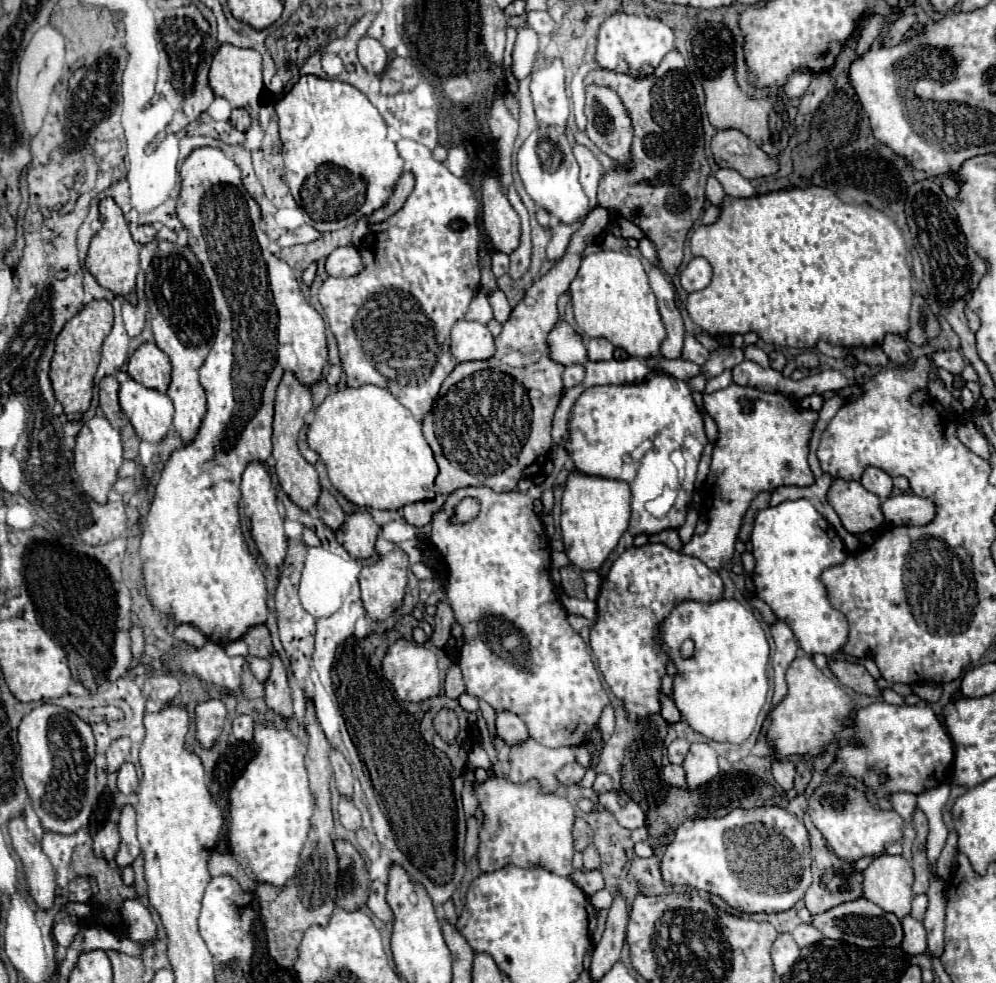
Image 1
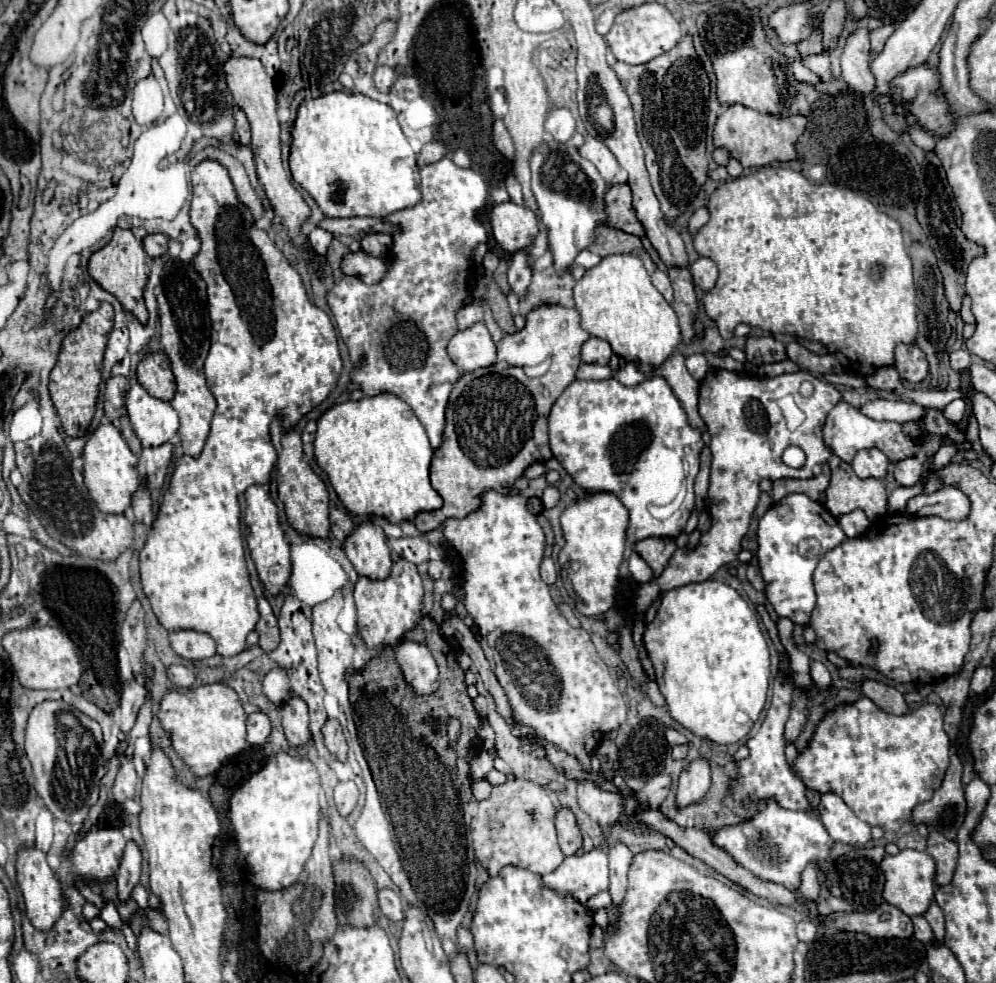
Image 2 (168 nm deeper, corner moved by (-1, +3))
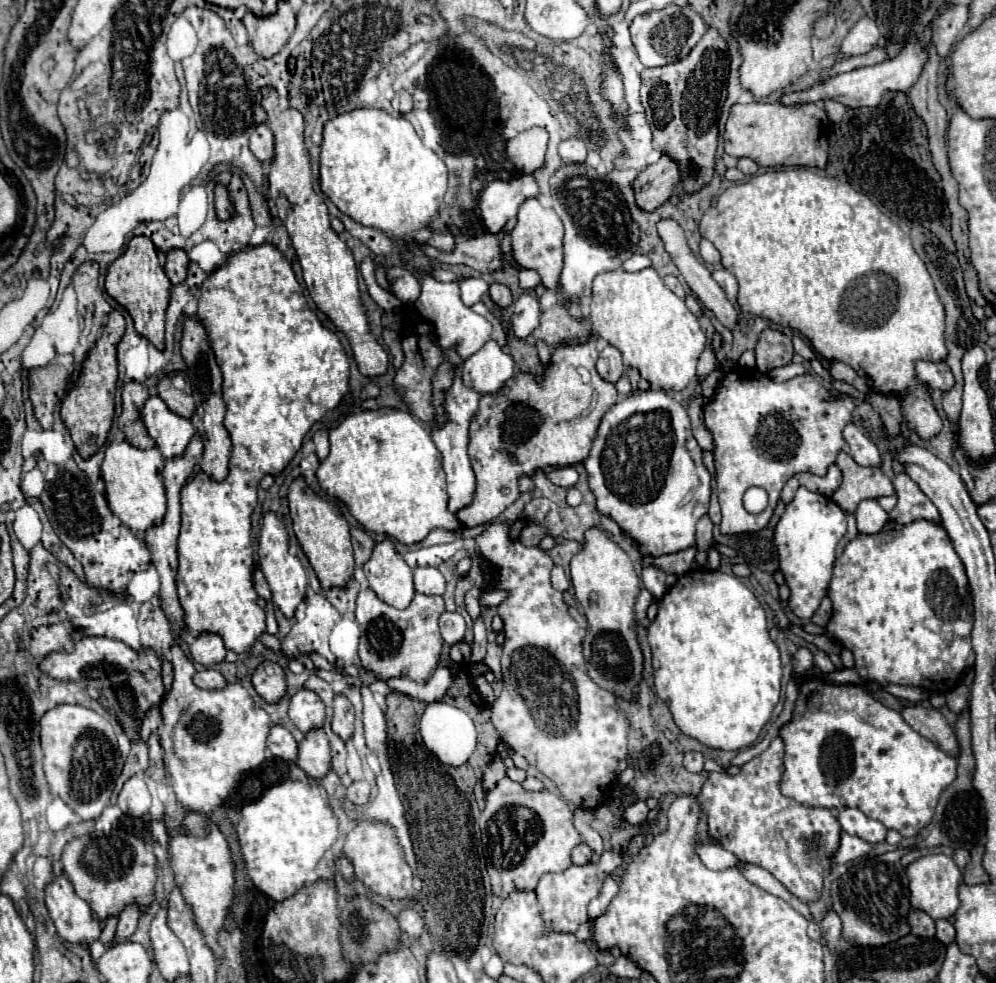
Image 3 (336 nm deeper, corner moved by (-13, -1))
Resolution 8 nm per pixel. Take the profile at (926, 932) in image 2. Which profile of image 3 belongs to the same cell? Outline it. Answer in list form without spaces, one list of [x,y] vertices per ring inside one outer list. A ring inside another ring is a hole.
[[[936,920],[936,938],[942,940],[942,944],[946,946],[952,944],[954,936],[956,936],[956,930],[948,920]]]

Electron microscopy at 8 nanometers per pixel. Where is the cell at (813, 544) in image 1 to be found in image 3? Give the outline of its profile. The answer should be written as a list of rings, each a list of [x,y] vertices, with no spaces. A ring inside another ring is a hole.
[[[800,486],[794,500],[786,506],[786,512],[782,514],[774,532],[776,550],[780,556],[780,570],[790,588],[788,606],[798,618],[810,620],[820,606],[820,600],[826,596],[832,578],[836,546],[844,538],[844,534],[846,512],[838,504],[834,504],[832,498]]]

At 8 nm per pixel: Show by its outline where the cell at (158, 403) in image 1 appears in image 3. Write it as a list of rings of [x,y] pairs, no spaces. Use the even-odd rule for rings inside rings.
[[[160,396],[148,398],[142,416],[150,436],[156,440],[156,446],[166,460],[180,456],[196,432],[192,422],[170,412]]]

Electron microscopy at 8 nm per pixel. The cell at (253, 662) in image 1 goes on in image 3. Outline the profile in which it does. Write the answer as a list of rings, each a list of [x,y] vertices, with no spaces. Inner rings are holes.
[[[302,688],[298,690],[292,698],[290,698],[290,720],[296,724],[296,728],[306,734],[312,732],[316,728],[324,726],[324,702],[310,690]]]

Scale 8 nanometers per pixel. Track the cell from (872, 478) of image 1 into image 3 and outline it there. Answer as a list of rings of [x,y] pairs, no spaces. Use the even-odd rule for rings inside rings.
[[[848,424],[842,434],[848,444],[848,454],[858,464],[862,464],[862,466],[880,466],[882,464],[880,450],[854,424]]]

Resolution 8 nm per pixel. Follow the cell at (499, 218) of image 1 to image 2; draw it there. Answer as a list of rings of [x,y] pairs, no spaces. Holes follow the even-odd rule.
[[[514,202],[494,204],[488,210],[486,220],[492,226],[496,242],[510,254],[526,248],[532,236],[538,234],[538,222],[534,212],[524,206],[516,206]]]

